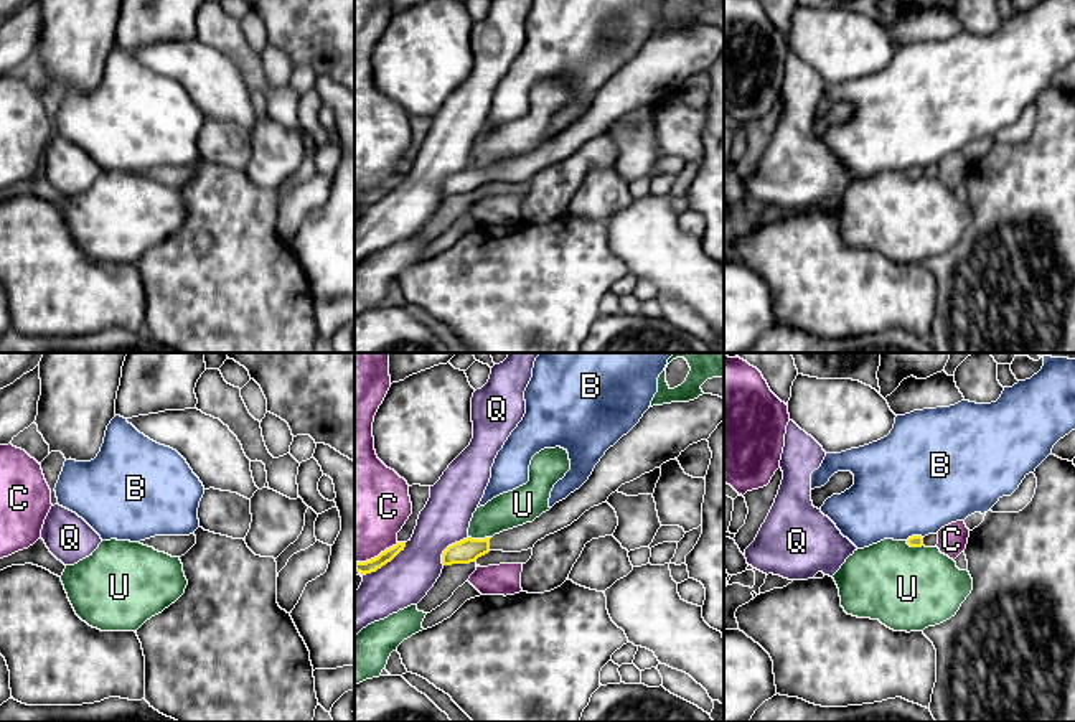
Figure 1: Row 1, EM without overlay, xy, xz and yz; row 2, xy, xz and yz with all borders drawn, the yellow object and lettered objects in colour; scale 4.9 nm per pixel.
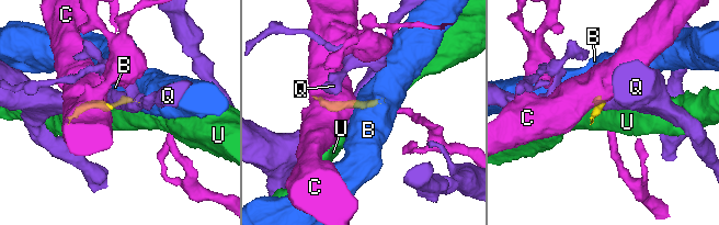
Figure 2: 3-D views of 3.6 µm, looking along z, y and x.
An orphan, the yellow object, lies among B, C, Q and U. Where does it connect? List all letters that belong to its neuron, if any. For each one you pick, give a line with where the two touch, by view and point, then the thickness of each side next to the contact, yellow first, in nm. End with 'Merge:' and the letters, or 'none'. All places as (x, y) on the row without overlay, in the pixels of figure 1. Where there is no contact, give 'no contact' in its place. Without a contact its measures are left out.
Merge: none

